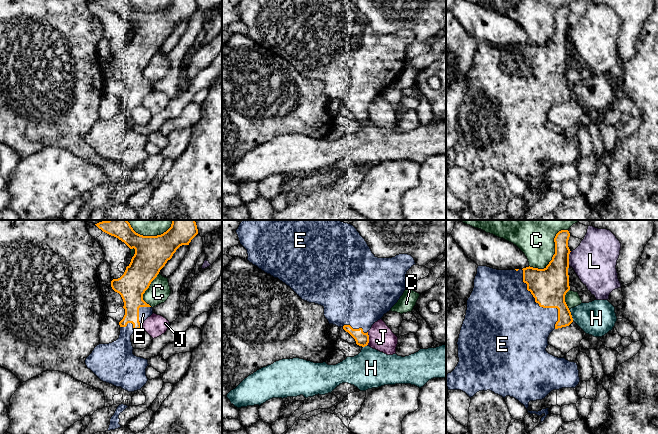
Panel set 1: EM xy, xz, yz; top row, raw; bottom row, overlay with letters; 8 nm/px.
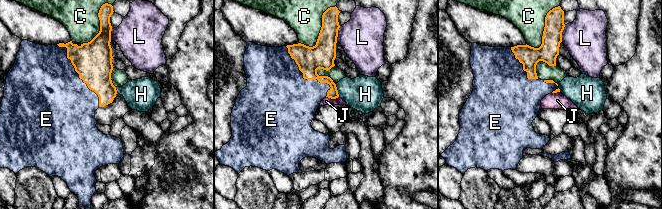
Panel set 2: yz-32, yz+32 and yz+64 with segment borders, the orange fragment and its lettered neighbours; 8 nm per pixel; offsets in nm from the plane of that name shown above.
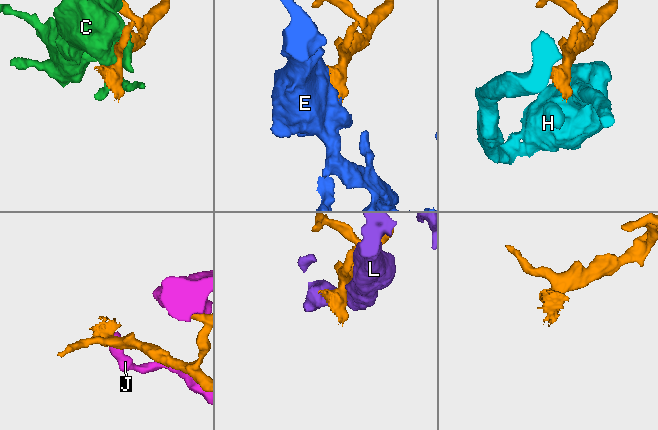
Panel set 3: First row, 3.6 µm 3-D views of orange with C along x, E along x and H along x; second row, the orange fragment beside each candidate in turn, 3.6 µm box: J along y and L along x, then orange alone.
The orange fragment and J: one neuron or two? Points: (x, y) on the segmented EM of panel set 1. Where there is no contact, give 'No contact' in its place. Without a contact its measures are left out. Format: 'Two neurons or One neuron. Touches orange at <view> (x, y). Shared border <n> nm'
Two neurons. Touches orange at xz (368, 338). Shared border 100 nm

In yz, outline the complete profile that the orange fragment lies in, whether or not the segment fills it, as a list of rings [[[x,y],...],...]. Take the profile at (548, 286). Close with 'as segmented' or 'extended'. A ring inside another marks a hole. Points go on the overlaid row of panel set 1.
[[[568,230],[556,234],[555,254],[544,269],[529,266],[497,270],[478,266],[457,342],[459,362],[451,373],[446,374],[448,390],[461,390],[470,398],[483,390],[490,390],[503,398],[513,397],[525,406],[528,413],[543,414],[543,422],[549,408],[529,411],[529,402],[542,400],[553,390],[576,388],[580,382],[577,363],[546,351],[550,333],[573,322],[565,302],[565,295],[570,290],[569,237]]]; extended

